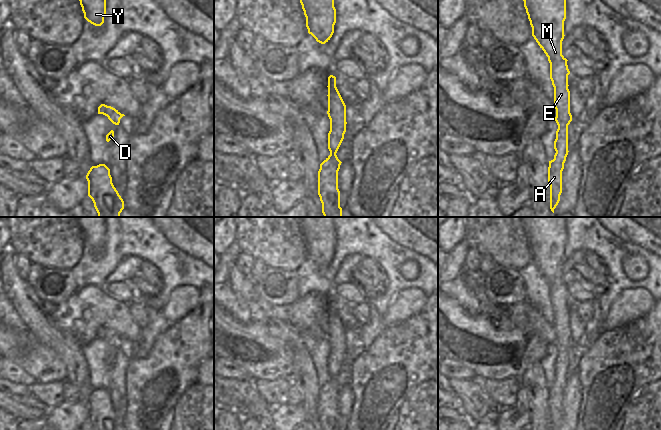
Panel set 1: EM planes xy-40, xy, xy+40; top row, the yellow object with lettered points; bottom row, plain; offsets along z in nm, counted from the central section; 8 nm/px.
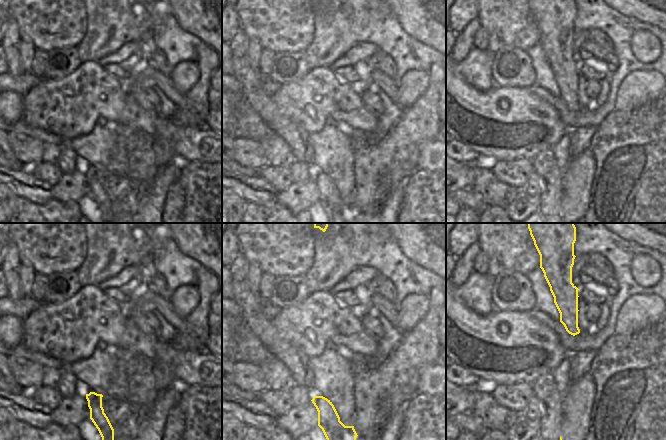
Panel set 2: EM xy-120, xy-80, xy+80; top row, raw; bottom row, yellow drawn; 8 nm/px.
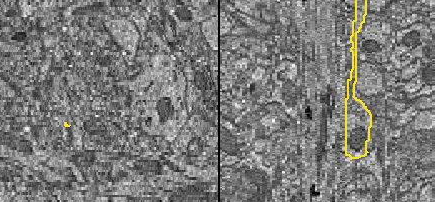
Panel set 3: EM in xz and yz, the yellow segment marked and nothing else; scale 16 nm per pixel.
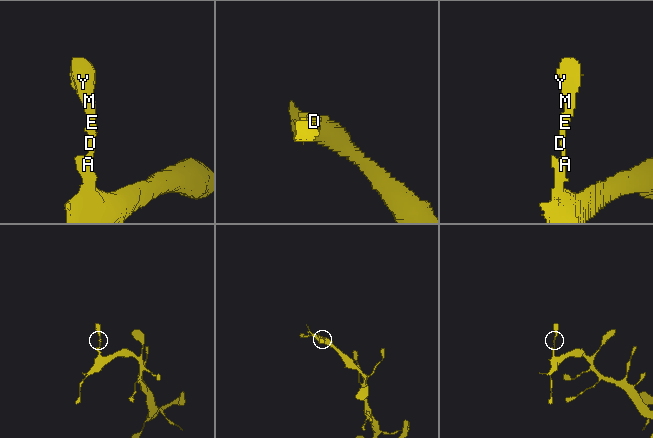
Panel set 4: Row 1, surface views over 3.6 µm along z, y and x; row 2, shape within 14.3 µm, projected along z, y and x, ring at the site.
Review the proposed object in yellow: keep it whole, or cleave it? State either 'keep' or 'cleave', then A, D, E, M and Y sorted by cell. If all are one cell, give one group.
keep; A D E M Y

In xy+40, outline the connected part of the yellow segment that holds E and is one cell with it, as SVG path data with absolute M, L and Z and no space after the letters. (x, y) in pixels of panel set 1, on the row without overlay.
M522 217L524 231L532 251L532 260L548 281L550 303L554 311L555 345L558 349L554 383L549 385L548 407L550 430L557 430L562 417L562 395L568 379L568 349L570 337L570 315L567 283L562 279L566 223L564 217Z

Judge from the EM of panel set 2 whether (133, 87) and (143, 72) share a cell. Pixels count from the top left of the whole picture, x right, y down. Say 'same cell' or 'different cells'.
same cell

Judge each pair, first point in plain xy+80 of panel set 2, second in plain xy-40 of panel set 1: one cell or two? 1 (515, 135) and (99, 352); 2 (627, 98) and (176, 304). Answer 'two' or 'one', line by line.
1: two
2: one

